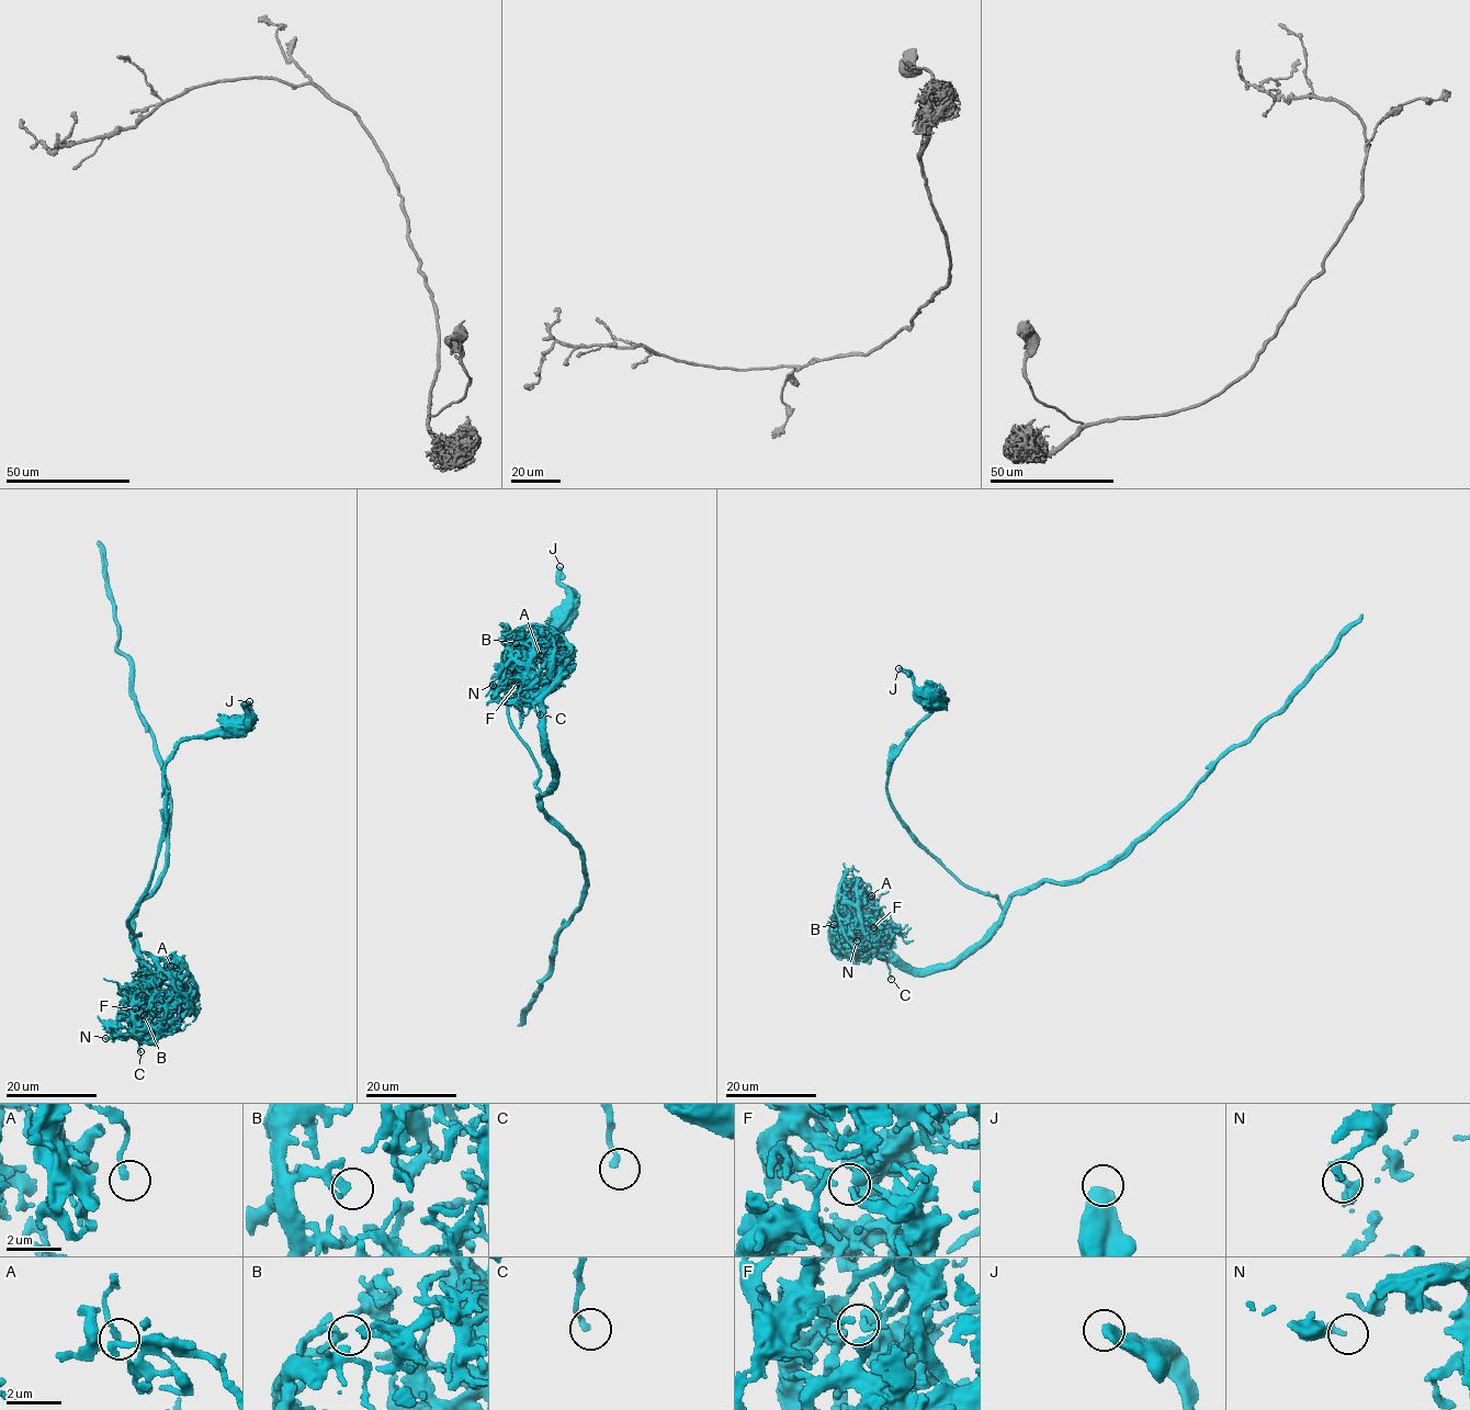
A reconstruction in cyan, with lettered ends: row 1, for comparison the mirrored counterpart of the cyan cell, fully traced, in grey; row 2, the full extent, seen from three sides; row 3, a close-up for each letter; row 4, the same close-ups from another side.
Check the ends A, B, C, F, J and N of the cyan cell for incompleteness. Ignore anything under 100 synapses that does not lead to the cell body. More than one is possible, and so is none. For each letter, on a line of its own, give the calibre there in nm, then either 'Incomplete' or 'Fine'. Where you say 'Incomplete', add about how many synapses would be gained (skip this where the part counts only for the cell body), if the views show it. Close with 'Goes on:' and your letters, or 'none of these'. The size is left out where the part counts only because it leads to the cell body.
A: Thickness 200 nm. Fine
B: Thickness 190 nm. Fine
C: Thickness 190 nm. Fine
F: Thickness 200 nm. Fine
J: Thickness 480 nm. Fine
N: Thickness 240 nm. Fine
Goes on: none of these

